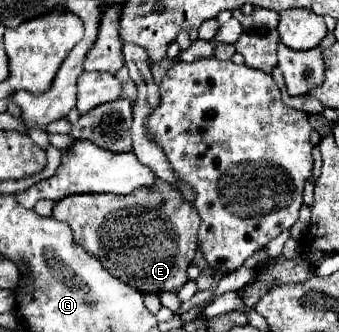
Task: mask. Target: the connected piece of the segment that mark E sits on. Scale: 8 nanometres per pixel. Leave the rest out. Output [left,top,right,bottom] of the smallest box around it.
[52,180,200,294]

